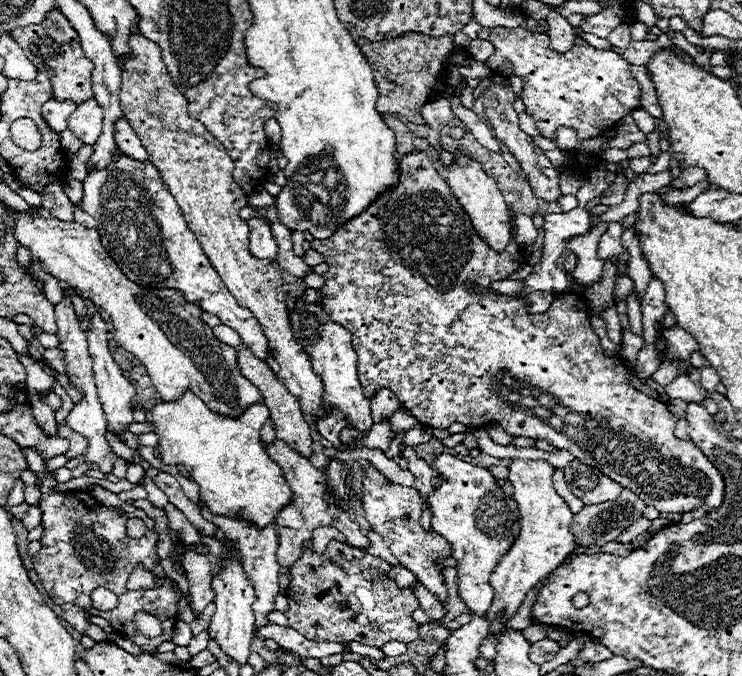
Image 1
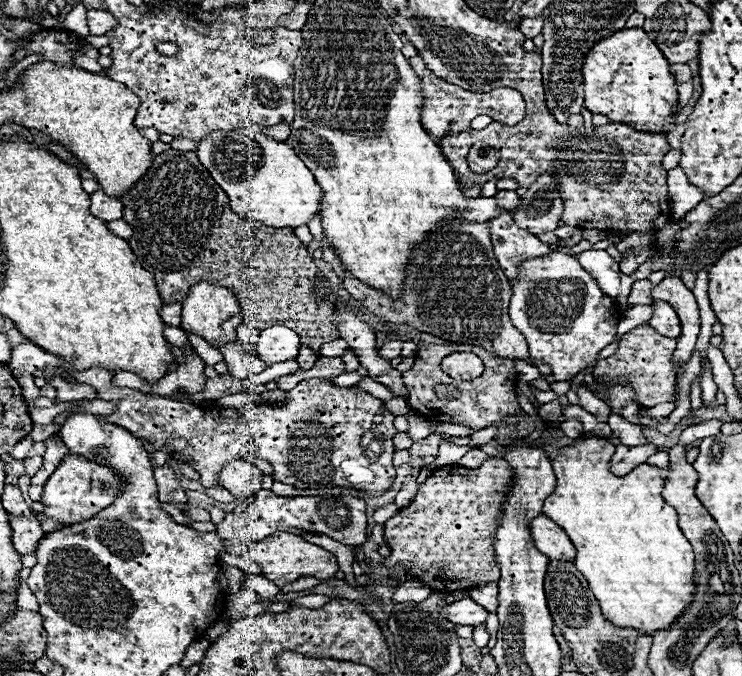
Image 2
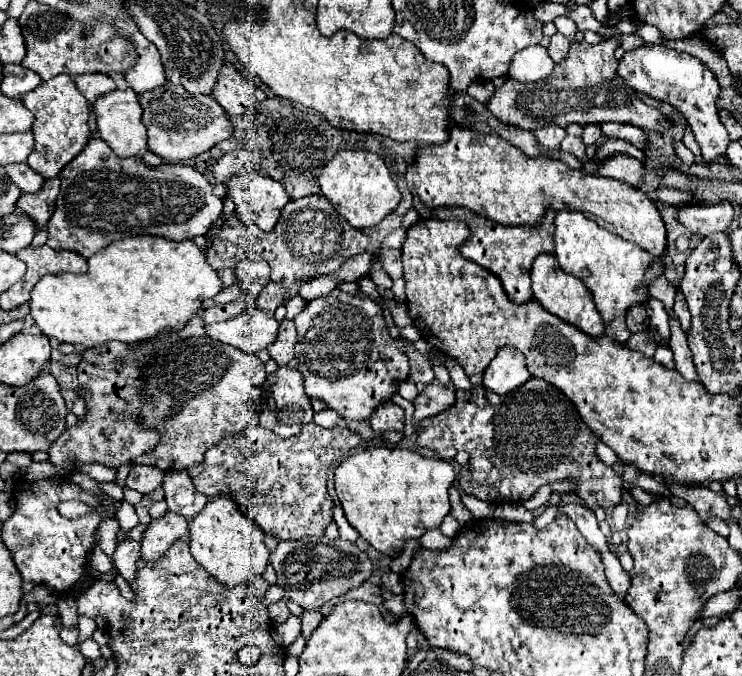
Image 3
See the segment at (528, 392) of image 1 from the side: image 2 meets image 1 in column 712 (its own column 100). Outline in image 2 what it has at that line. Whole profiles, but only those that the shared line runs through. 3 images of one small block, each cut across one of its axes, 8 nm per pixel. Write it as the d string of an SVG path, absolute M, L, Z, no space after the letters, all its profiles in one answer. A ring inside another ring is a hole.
M66 456L62 464L52 472L48 482L44 484L44 494L42 494L42 504L44 510L38 512L38 520L56 520L64 526L84 522L88 518L94 518L100 510L104 510L116 494L122 490L122 480L118 474L114 474L108 466L100 466L96 462L88 462L84 458L76 456Z

